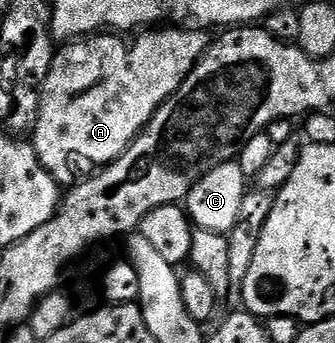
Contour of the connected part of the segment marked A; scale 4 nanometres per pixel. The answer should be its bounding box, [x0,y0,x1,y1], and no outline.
[37,27,209,166]

